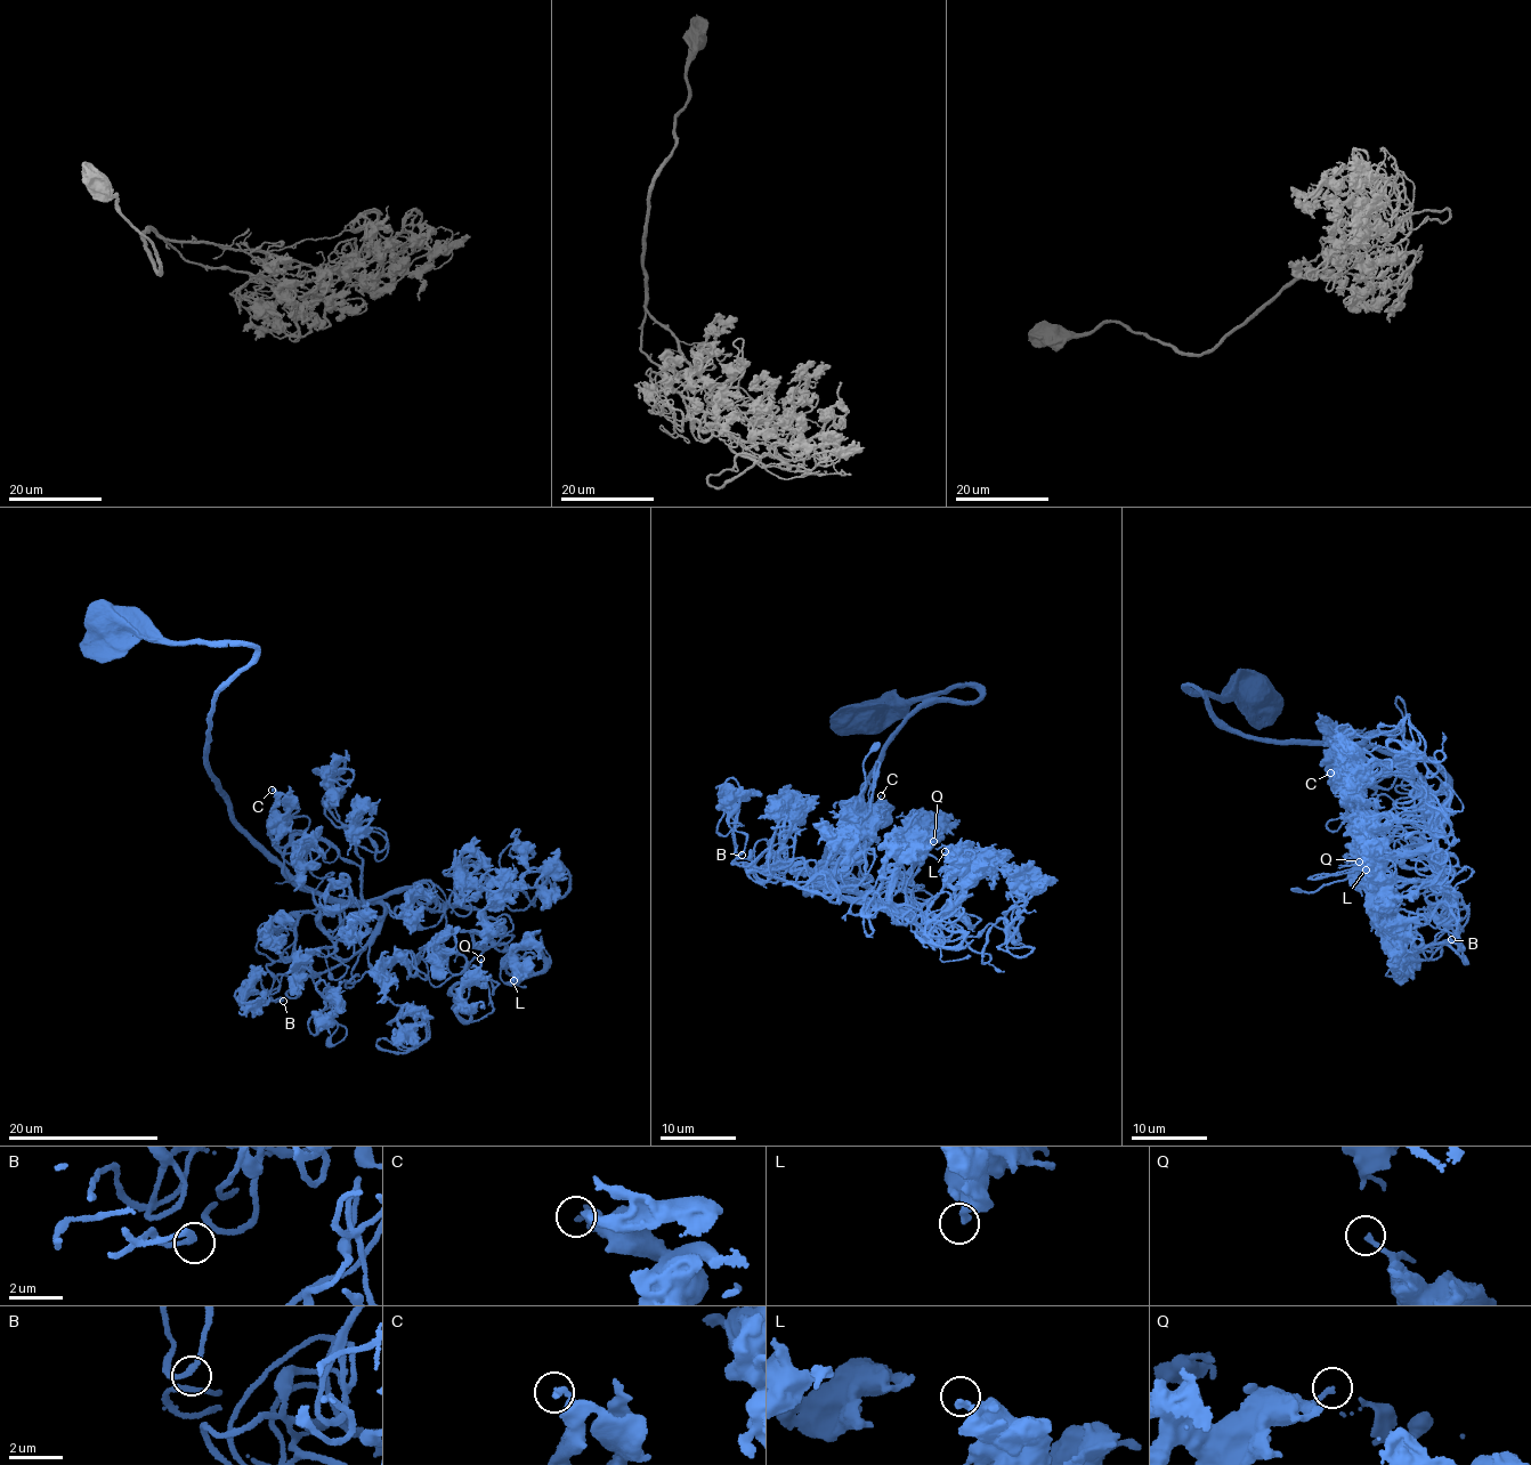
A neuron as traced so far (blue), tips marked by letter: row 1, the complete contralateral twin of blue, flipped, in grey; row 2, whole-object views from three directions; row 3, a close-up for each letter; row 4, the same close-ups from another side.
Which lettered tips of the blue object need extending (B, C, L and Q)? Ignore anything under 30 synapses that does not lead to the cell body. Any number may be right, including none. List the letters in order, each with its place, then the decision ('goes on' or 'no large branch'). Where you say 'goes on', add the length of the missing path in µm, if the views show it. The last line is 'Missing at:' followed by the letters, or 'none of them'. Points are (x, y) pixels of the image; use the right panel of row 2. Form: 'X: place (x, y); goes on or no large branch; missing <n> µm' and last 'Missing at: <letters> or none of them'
B: place (1451, 939); no large branch
C: place (1330, 773); no large branch
L: place (1366, 869); no large branch
Q: place (1359, 861); no large branch
Missing at: none of them

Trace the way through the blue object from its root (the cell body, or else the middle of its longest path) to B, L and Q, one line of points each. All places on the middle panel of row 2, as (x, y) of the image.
B: (866, 719), (955, 687), (980, 695), (907, 719), (804, 889), (859, 897), (734, 864), (737, 811), (742, 855)
L: (866, 719), (980, 695), (907, 719), (805, 891), (899, 906), (936, 946), (966, 872), (945, 851)
Q: (866, 719), (980, 695), (907, 719), (805, 891), (899, 906), (937, 945), (875, 903), (885, 860), (933, 841)

